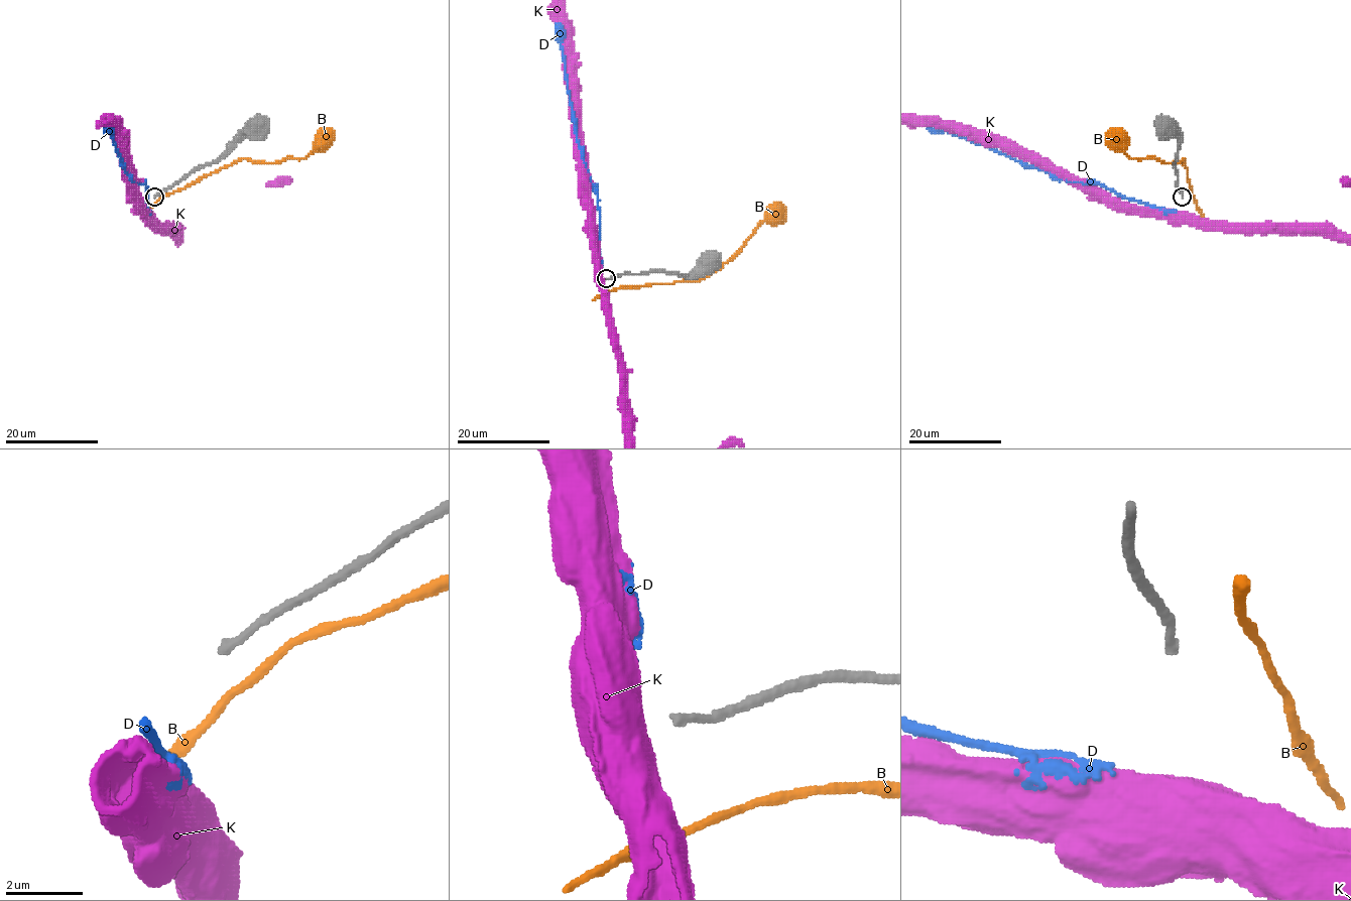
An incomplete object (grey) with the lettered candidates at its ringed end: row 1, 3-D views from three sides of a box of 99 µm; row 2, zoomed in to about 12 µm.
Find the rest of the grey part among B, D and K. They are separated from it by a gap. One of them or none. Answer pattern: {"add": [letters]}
{"add": []}

